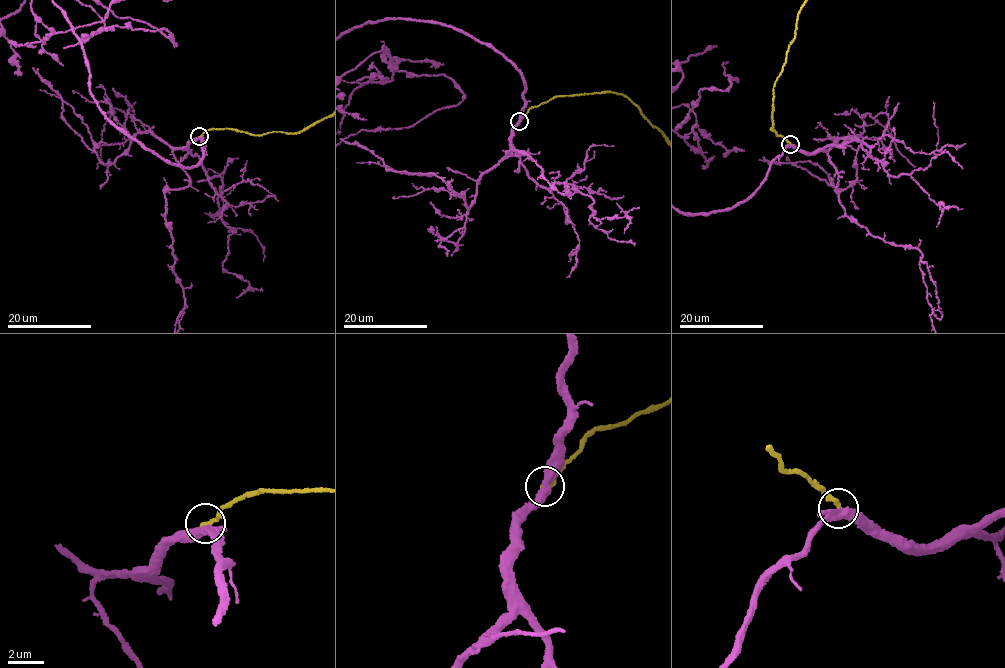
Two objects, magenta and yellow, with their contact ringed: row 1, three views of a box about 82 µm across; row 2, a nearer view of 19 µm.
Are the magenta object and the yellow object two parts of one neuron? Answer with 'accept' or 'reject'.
reject

